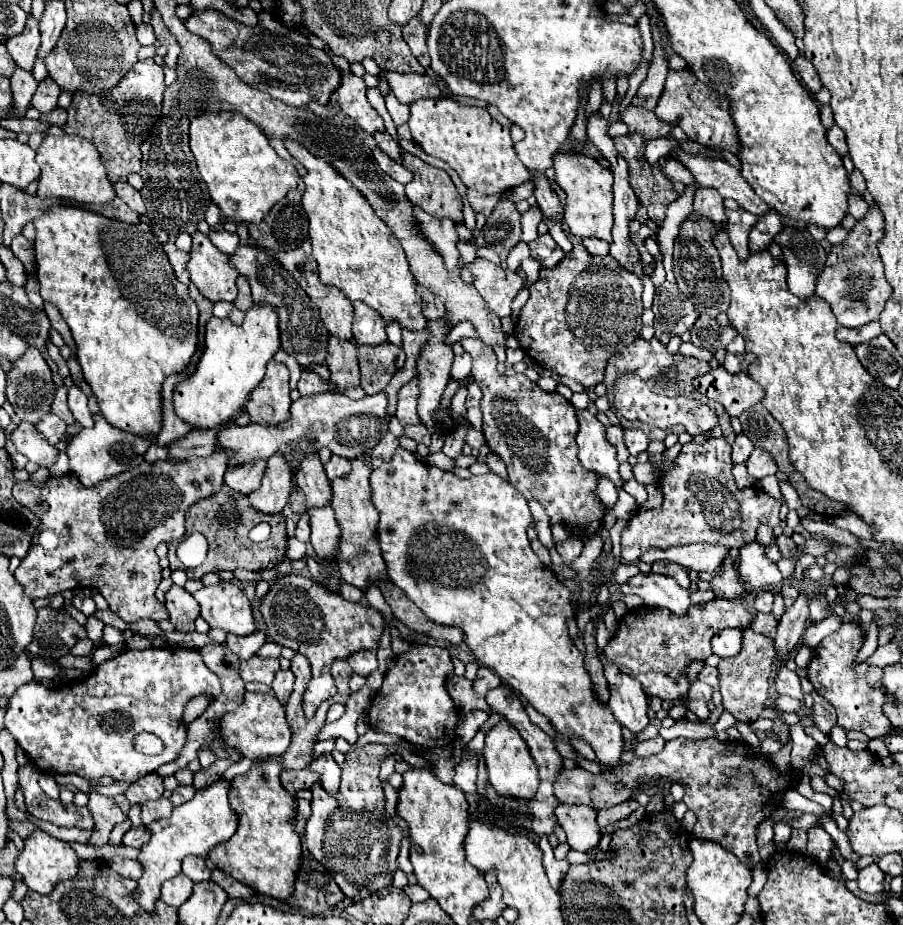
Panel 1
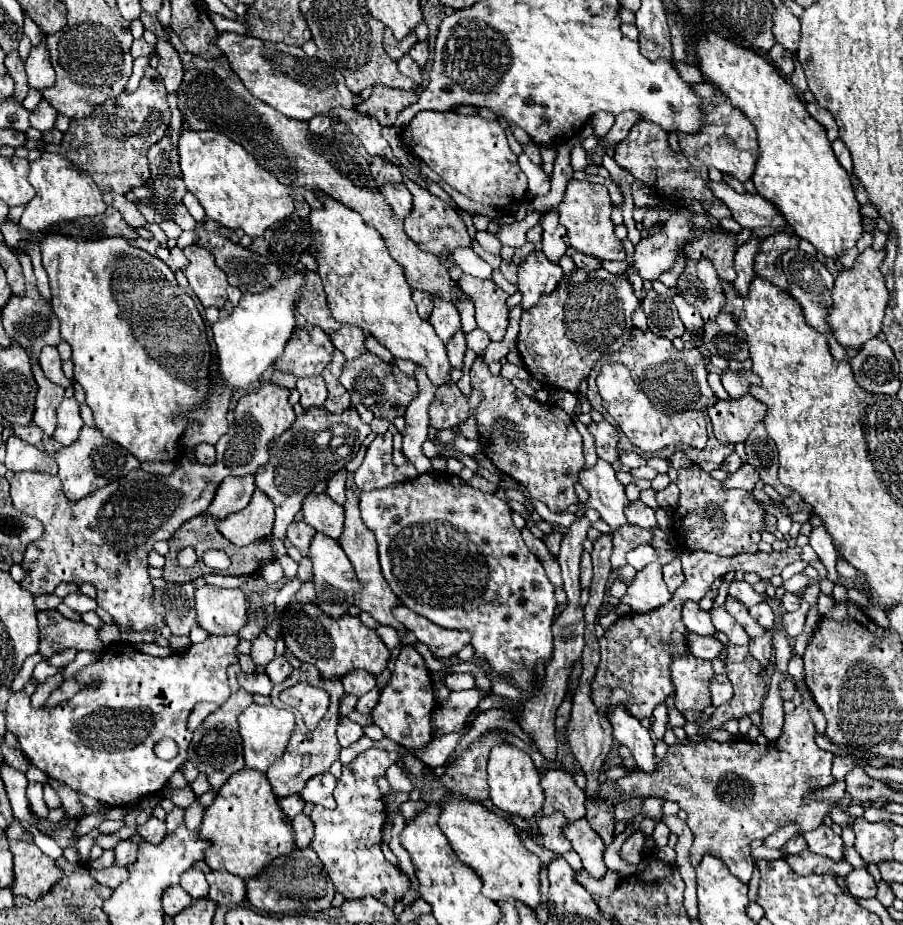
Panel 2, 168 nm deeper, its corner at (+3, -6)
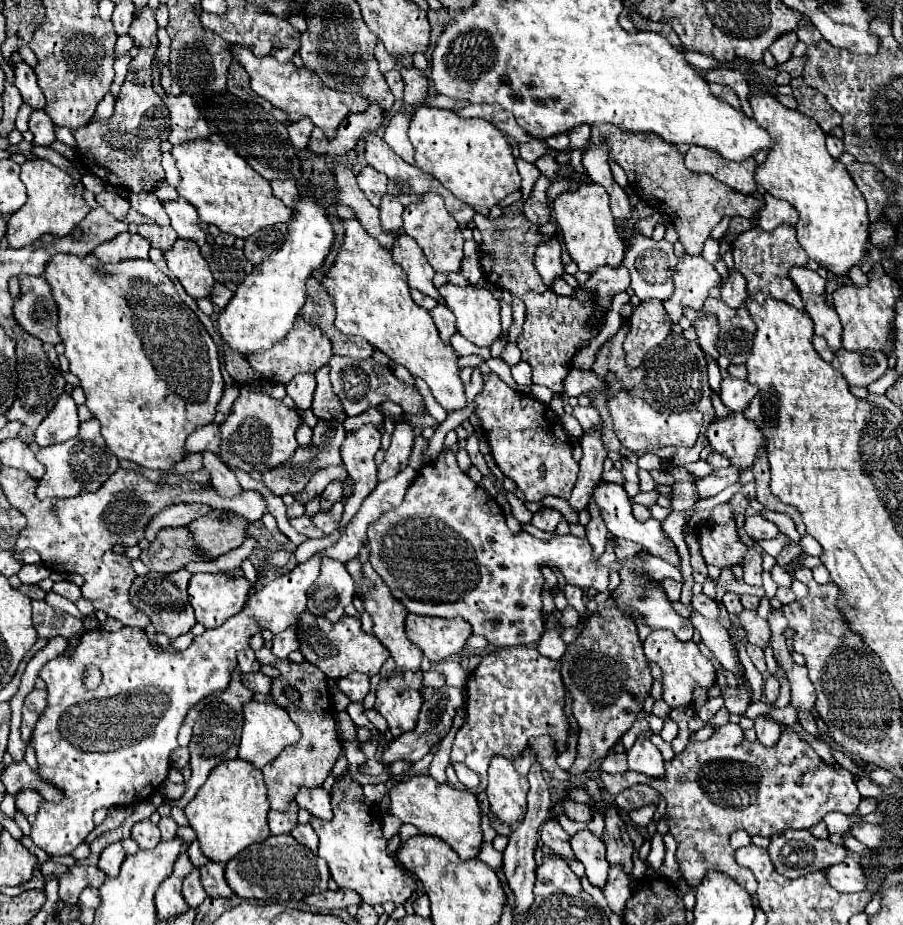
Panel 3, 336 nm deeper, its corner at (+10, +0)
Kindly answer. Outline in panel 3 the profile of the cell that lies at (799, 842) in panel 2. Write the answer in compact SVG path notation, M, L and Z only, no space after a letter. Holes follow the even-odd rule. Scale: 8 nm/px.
M786 830L786 832L774 834L774 838L770 838L768 854L770 854L770 860L776 868L776 872L794 880L794 878L818 872L818 870L826 870L828 866L832 866L836 862L842 862L846 858L846 848L834 846L830 840L814 838L810 834L810 830Z

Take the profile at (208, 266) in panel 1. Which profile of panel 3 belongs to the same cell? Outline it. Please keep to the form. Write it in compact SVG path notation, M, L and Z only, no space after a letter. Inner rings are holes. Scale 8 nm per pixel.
M178 238L172 244L172 248L164 252L164 260L166 260L170 272L184 286L186 294L190 294L196 300L210 296L214 278L208 268L208 262L200 254L198 244L194 244L192 240Z

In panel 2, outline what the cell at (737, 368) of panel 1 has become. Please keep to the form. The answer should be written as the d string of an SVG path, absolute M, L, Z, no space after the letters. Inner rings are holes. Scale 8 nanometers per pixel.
M723 370L721 374L721 382L723 382L723 388L727 390L727 394L731 398L741 398L743 394L749 392L749 386L751 384L757 384L759 378L757 374L753 374L751 370L739 370L739 372L733 372L733 370Z

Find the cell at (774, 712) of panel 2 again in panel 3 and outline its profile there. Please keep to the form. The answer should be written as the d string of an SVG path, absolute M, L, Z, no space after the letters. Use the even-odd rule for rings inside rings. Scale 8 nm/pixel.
M758 716L756 720L756 726L754 726L754 730L756 730L756 736L758 736L758 742L760 744L764 744L764 746L776 746L778 744L778 738L780 738L780 726L774 722L774 720L768 720L768 718L764 718L764 716Z

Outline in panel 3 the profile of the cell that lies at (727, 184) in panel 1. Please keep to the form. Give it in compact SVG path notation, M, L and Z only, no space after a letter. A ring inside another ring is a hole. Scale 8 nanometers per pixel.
M770 194L764 196L766 206L758 212L758 226L762 230L774 230L780 224L796 224L798 222L798 212L784 200L778 200Z

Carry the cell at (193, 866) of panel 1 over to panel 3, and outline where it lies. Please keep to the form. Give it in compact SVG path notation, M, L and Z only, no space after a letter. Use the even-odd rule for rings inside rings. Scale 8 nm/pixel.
M194 868L194 870L184 878L182 896L184 896L184 900L186 900L186 904L188 904L190 908L198 908L198 906L204 902L206 892L204 892L204 888L202 888L198 868Z

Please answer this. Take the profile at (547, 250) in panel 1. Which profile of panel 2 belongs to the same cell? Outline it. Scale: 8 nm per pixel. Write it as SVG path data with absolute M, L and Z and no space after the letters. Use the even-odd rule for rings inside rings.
M531 252L525 262L519 266L519 290L523 294L521 306L523 310L531 308L533 304L537 304L537 300L543 294L549 294L557 288L557 282L563 276L563 268L559 264L549 264L549 260L545 260L545 254L539 252Z

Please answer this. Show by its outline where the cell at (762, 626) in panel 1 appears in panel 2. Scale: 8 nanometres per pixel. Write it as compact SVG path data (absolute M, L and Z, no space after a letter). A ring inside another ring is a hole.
M767 630L765 636L759 636L757 640L751 640L749 650L751 650L751 654L753 654L763 666L767 666L767 664L771 662L771 650L773 650L773 646L771 646L771 632Z

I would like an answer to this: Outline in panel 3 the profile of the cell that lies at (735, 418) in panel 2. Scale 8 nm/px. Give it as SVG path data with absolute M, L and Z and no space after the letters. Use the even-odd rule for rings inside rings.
M738 412L728 414L726 418L716 418L714 424L708 426L706 436L712 448L726 456L738 470L752 468L758 452L766 444L760 428Z

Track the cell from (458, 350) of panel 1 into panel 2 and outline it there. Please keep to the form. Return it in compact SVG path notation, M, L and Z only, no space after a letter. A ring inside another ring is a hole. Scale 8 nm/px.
M457 332L457 334L449 340L449 344L447 344L447 354L449 354L451 368L463 370L463 356L465 356L465 336L463 336L463 332Z

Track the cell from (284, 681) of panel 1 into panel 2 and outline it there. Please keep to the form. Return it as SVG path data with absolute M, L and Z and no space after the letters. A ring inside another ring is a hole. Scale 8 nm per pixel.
M279 656L279 658L275 658L273 662L269 662L269 664L265 666L265 672L267 672L267 676L271 678L273 684L283 684L283 682L291 676L293 668L291 668L291 664L287 662L285 656Z

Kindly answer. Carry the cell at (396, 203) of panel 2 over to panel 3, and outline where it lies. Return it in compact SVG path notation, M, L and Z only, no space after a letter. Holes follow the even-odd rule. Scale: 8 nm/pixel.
M386 194L382 198L382 206L380 206L382 230L388 232L388 234L400 232L402 230L402 212L404 212L404 206L400 206L396 198L392 198L392 196Z

